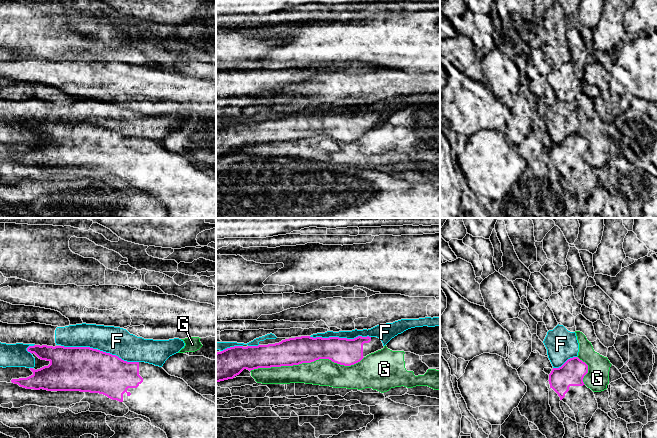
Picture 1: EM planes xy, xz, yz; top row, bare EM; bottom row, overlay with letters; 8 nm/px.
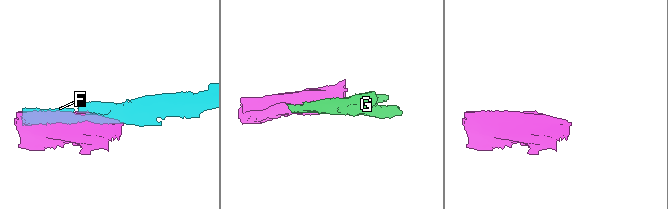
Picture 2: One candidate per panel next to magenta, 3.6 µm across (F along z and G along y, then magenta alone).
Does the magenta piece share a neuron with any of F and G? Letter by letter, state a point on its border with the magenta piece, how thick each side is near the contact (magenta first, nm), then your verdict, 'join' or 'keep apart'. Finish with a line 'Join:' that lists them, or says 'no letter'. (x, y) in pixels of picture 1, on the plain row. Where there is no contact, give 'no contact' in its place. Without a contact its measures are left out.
F: meets magenta in xz at (340, 114); 220 nm thick on the magenta side, 70 nm on the other; keep apart
G: meets magenta in xz at (307, 138); 220 nm thick on the magenta side, 220 nm on the other; keep apart
Join: no letter

